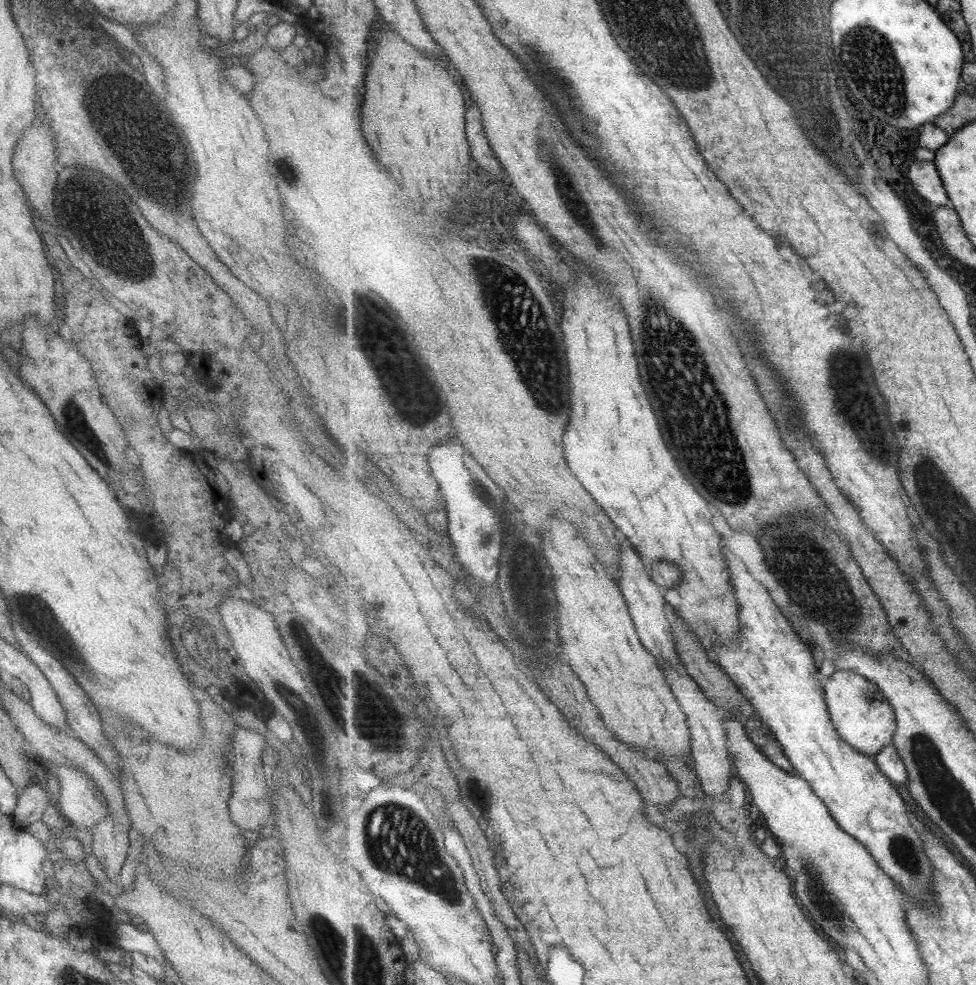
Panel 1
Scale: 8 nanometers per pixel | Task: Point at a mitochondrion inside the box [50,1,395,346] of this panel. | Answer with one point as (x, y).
(138, 152)

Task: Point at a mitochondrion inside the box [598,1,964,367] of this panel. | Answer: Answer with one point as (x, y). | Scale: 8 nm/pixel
(871, 62)

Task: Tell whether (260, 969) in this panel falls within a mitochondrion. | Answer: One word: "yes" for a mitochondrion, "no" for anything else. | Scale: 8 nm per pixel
no

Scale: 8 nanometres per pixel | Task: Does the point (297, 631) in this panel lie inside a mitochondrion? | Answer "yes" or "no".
no

